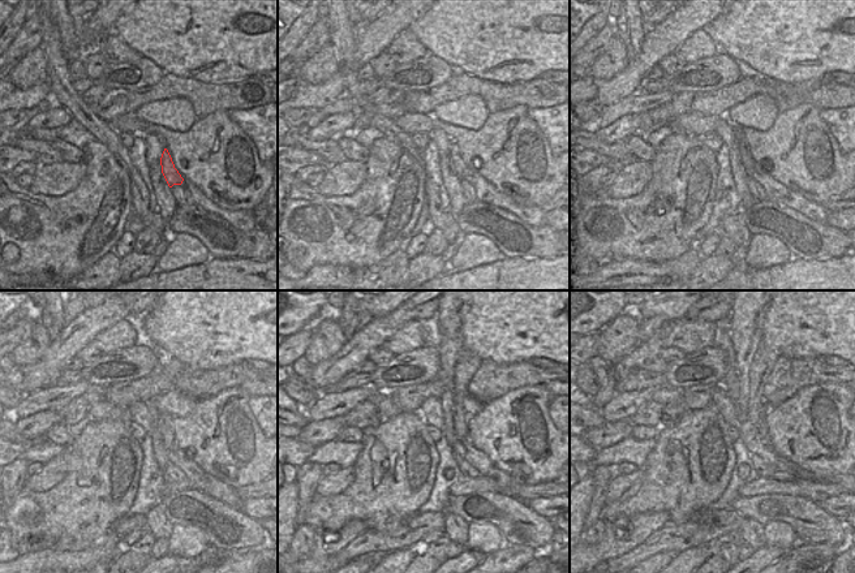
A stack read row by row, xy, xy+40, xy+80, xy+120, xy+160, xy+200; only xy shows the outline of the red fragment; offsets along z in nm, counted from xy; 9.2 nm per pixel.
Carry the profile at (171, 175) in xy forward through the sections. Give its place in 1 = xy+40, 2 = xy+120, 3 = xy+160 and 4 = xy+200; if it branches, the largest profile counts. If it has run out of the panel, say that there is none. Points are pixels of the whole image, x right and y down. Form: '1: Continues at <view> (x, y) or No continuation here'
1: Continues at xy+40 (459, 166)
2: Continues at xy+120 (167, 433)
3: Continues at xy+160 (468, 363)
4: Continues at xy+200 (764, 360)

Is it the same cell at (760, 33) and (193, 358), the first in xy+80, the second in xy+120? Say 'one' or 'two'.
one

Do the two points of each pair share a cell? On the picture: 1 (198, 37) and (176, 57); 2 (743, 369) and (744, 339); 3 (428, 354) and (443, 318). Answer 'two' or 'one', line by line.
1: one
2: one
3: two

